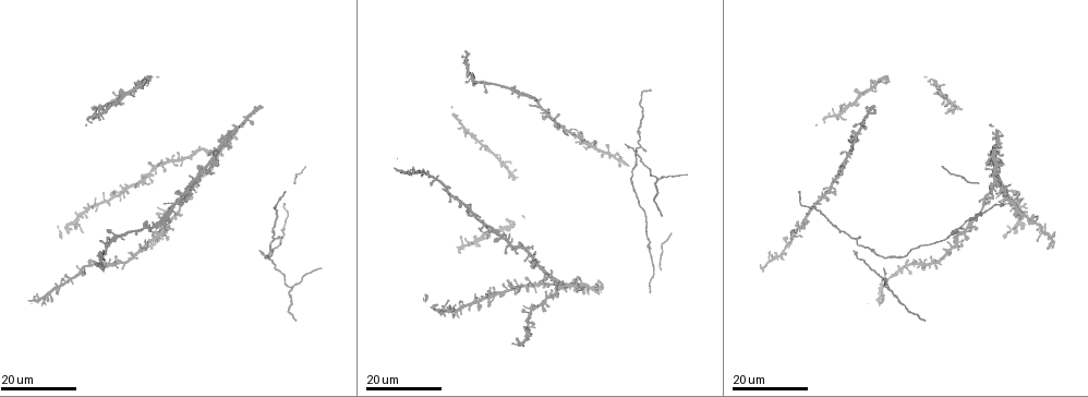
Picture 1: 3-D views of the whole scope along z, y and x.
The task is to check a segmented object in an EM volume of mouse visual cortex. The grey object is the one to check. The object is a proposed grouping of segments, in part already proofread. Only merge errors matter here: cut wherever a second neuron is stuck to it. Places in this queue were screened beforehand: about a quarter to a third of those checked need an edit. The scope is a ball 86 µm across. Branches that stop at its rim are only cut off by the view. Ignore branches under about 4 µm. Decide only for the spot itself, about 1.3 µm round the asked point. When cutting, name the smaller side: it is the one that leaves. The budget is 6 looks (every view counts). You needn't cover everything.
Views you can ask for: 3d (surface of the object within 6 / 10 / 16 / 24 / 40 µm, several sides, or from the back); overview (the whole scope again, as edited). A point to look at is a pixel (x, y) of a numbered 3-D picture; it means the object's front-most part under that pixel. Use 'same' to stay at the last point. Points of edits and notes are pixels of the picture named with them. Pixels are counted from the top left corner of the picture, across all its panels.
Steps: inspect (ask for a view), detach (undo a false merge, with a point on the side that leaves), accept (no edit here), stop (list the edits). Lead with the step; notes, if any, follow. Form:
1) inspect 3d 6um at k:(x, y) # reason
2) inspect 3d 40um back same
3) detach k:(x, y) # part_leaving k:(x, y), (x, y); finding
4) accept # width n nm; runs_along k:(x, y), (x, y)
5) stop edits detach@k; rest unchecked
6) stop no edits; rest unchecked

inspect 3d 24um at 1:(861, 247)

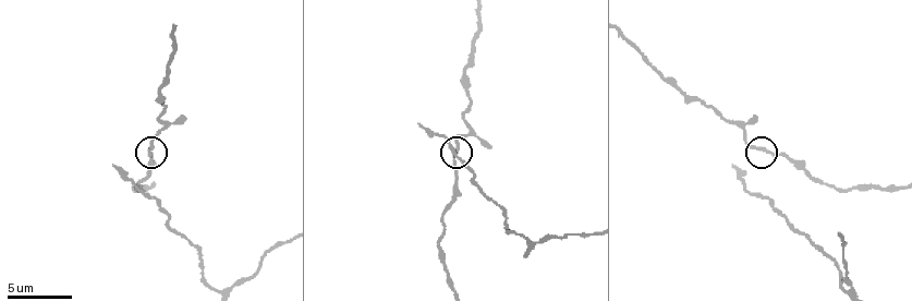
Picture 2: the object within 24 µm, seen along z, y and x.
inspect 3d 6um at 2:(763, 146)

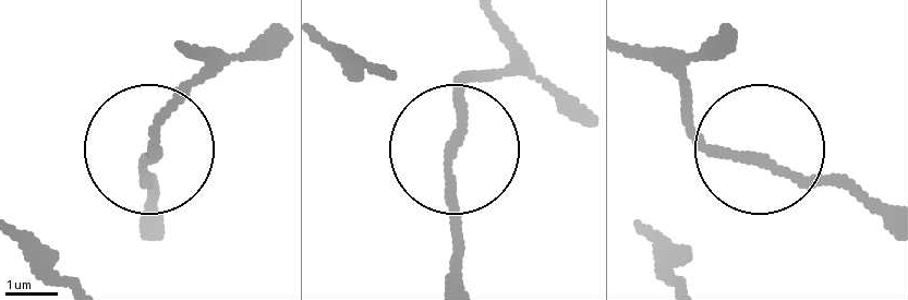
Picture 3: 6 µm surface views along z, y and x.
accept # width 180 nm; runs_along 3:(894, 229), (830, 181), (699, 138), (664, 64); one neuron here

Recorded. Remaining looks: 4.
inspect 3d 24um at 1:(997, 164) # three arms meet

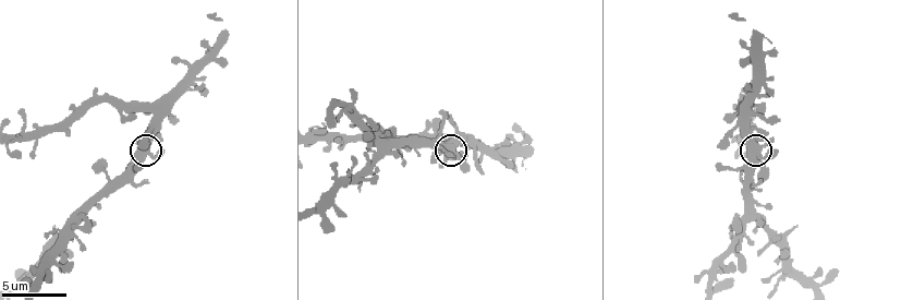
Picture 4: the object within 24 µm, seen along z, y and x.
inspect 3d 6um at 4:(758, 153)

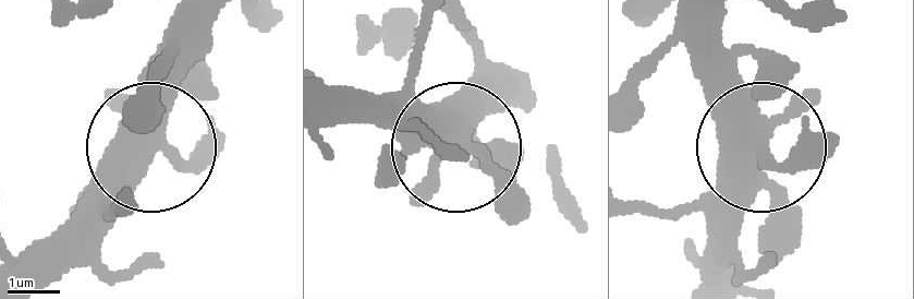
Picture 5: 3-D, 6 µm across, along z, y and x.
accept # side_arm 81 um; all the same neuron

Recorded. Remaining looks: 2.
inspect 3d 10um at 2:(532, 243) # two arms in line, one across

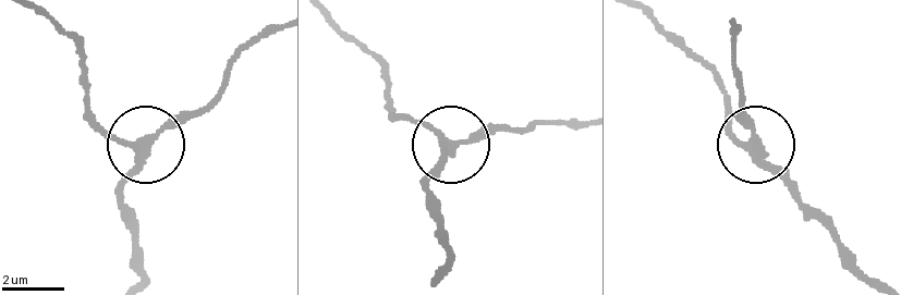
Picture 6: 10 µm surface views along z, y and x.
accept # continuous, no second neuron

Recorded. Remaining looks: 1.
stop no edits; rest unchecked

